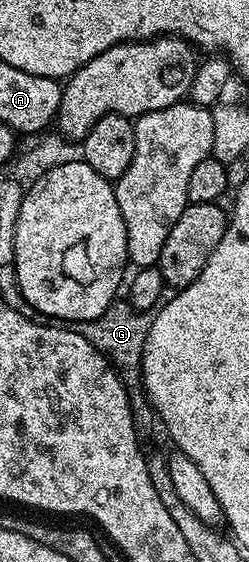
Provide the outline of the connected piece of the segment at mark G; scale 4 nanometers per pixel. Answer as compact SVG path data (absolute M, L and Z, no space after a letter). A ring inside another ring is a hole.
M123 298L113 300L102 315L90 320L68 320L64 327L74 334L82 334L84 338L109 361L119 374L119 380L127 392L134 418L135 434L138 440L146 442L152 434L152 426L156 424L156 415L145 394L144 375L141 372L142 354L144 353L146 338L152 325L152 312L137 312L131 303Z

